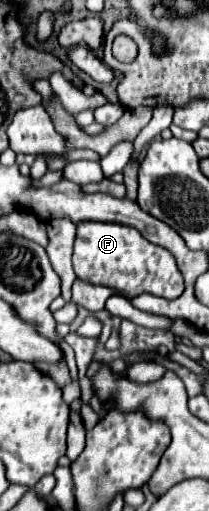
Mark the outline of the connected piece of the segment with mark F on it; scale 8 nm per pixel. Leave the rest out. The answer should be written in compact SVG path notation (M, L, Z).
M81 221L77 225L73 269L79 279L91 285L111 287L127 299L143 293L163 299L177 299L185 289L175 257L167 249L149 243L137 229L119 223Z

